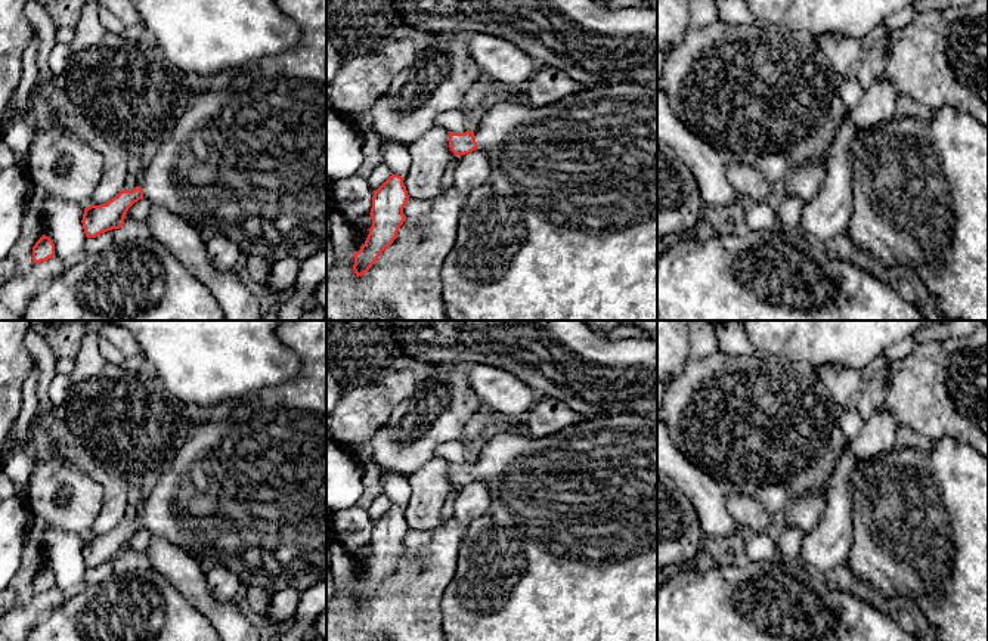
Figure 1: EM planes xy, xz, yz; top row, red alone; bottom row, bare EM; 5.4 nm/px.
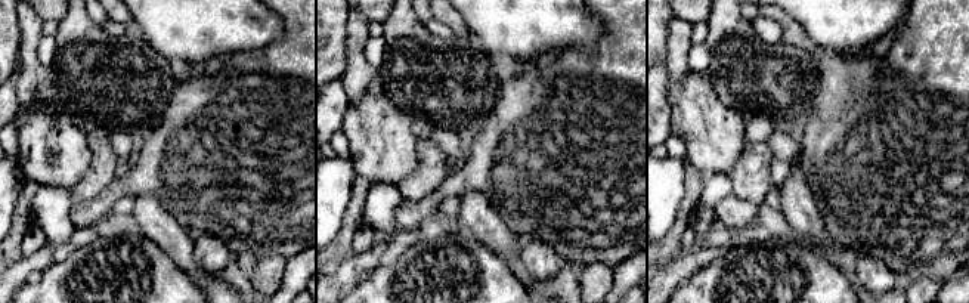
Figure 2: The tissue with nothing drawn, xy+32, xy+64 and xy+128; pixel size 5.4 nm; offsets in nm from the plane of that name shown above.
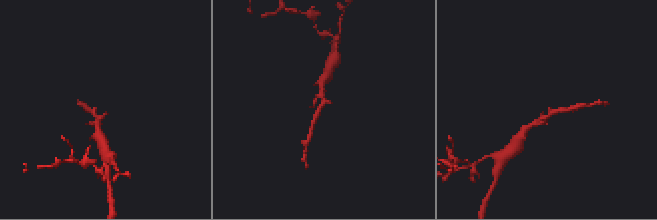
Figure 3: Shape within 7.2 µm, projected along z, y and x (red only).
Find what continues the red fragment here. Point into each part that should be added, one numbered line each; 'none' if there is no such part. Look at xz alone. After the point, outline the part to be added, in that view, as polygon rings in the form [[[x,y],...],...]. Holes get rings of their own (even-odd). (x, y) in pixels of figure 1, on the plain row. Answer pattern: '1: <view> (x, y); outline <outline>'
1: xz (567, 551); outline [[[607,414],[582,418],[573,425],[548,437],[521,437],[510,434],[498,425],[492,439],[484,443],[474,461],[477,480],[483,481],[490,495],[489,511],[471,521],[459,546],[456,572],[442,597],[442,631],[445,641],[657,641],[657,415]]]

